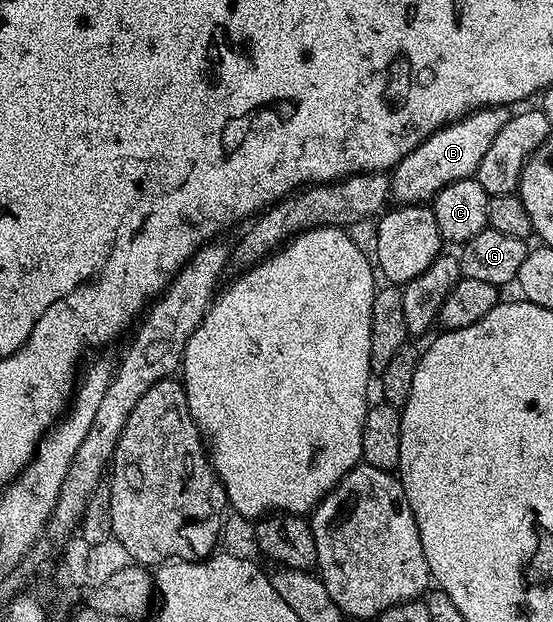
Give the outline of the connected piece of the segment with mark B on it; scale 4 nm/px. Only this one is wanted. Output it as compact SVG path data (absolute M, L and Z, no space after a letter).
M504 106L479 108L455 124L439 128L426 142L422 142L413 152L406 154L390 172L390 196L397 205L423 204L431 202L450 182L471 180L482 162L482 154L490 150L498 130L506 126L509 109Z

